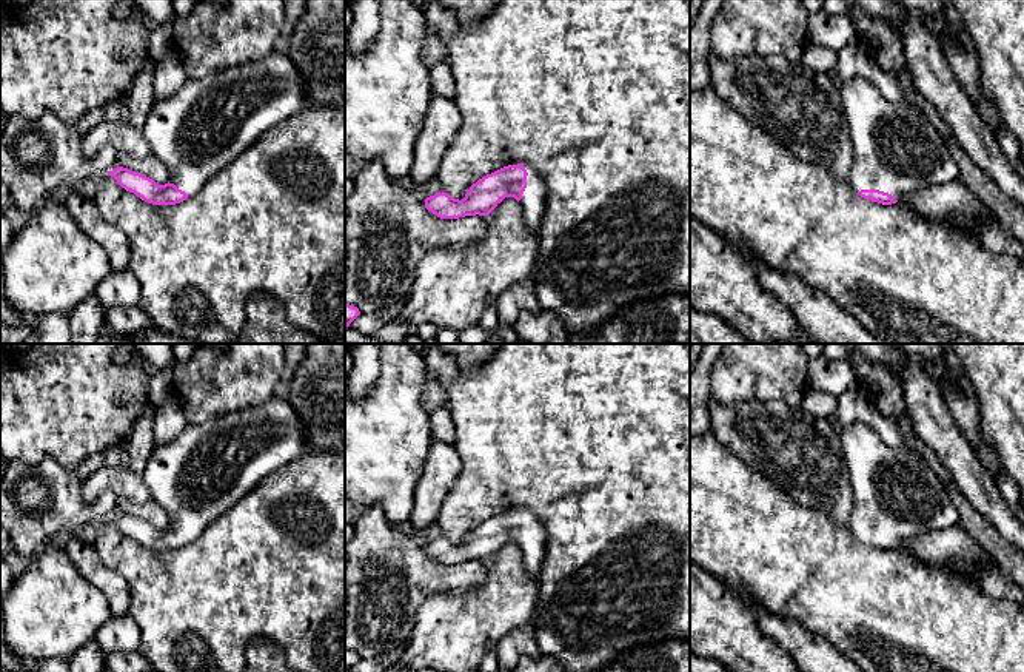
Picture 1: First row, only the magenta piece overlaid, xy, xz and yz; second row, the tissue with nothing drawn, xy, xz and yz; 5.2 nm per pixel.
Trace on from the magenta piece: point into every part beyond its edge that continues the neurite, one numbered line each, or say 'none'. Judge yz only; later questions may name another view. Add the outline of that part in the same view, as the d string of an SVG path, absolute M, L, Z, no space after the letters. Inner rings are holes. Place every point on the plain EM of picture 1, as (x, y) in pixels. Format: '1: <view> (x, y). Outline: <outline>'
1: yz (896, 495). Outline: M867 424L838 425L842 458L850 475L853 509L850 530L879 535L902 547L910 538L959 526L959 512L936 473L907 447L890 447Z

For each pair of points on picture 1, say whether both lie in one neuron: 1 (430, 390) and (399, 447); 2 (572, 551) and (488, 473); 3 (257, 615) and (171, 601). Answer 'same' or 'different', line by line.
1: different
2: same
3: same

